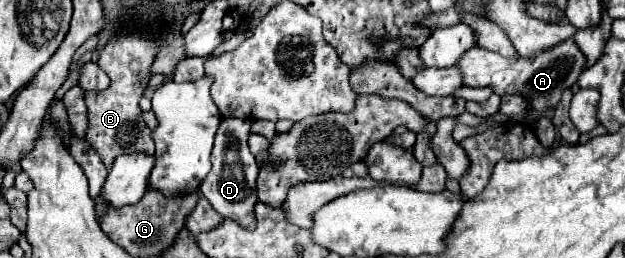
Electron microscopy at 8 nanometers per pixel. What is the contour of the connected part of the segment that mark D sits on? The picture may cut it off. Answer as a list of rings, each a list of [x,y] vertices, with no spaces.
[[[221,119],[221,125],[215,135],[215,147],[211,153],[213,169],[205,177],[201,185],[201,195],[209,199],[215,211],[219,211],[223,217],[237,221],[239,225],[251,225],[255,227],[255,215],[253,207],[257,201],[257,175],[259,167],[255,165],[255,157],[251,155],[247,147],[247,137],[249,137],[249,127],[251,121],[247,119]]]

